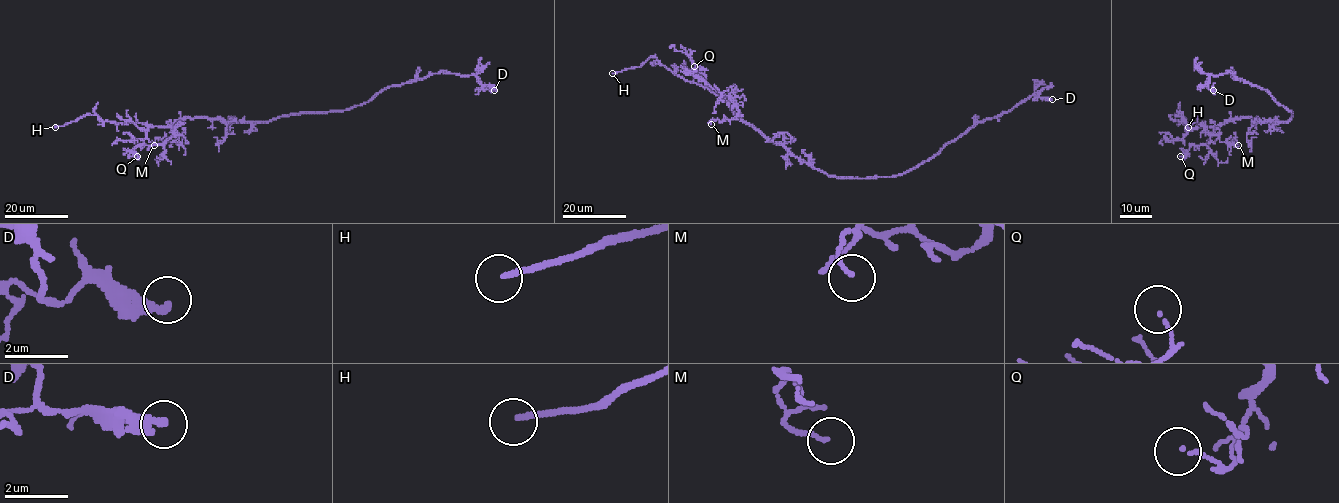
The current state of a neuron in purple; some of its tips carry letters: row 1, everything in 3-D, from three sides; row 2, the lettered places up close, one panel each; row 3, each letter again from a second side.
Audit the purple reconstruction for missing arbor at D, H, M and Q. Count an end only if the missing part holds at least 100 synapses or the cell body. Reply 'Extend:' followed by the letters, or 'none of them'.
Extend: H

